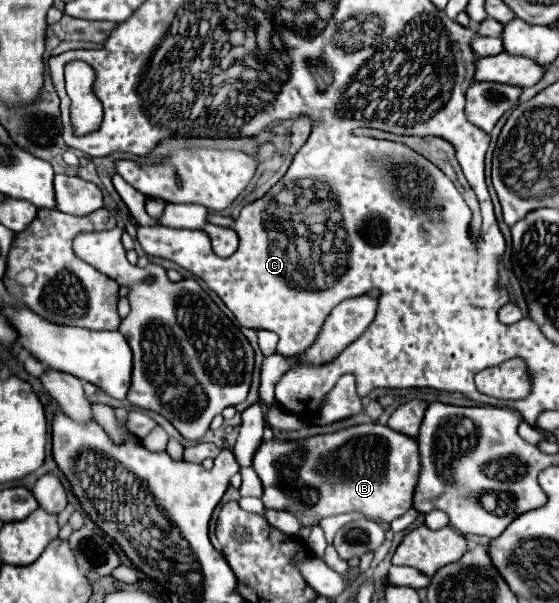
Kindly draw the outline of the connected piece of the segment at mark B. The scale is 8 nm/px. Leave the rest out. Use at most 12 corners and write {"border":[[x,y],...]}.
{"border":[[368,423],[264,441],[264,507],[302,527],[412,507],[417,439]]}

